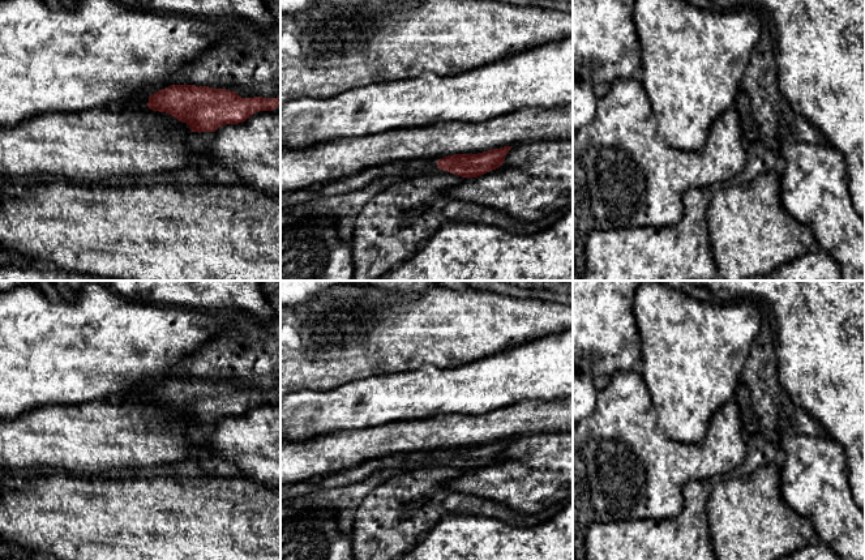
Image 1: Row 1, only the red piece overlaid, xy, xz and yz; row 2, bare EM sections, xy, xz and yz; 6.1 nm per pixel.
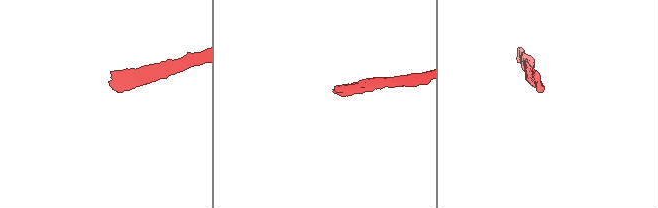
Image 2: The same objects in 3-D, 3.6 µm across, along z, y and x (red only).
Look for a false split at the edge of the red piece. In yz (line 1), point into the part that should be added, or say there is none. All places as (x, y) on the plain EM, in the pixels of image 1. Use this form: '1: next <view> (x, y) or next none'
1: next none

